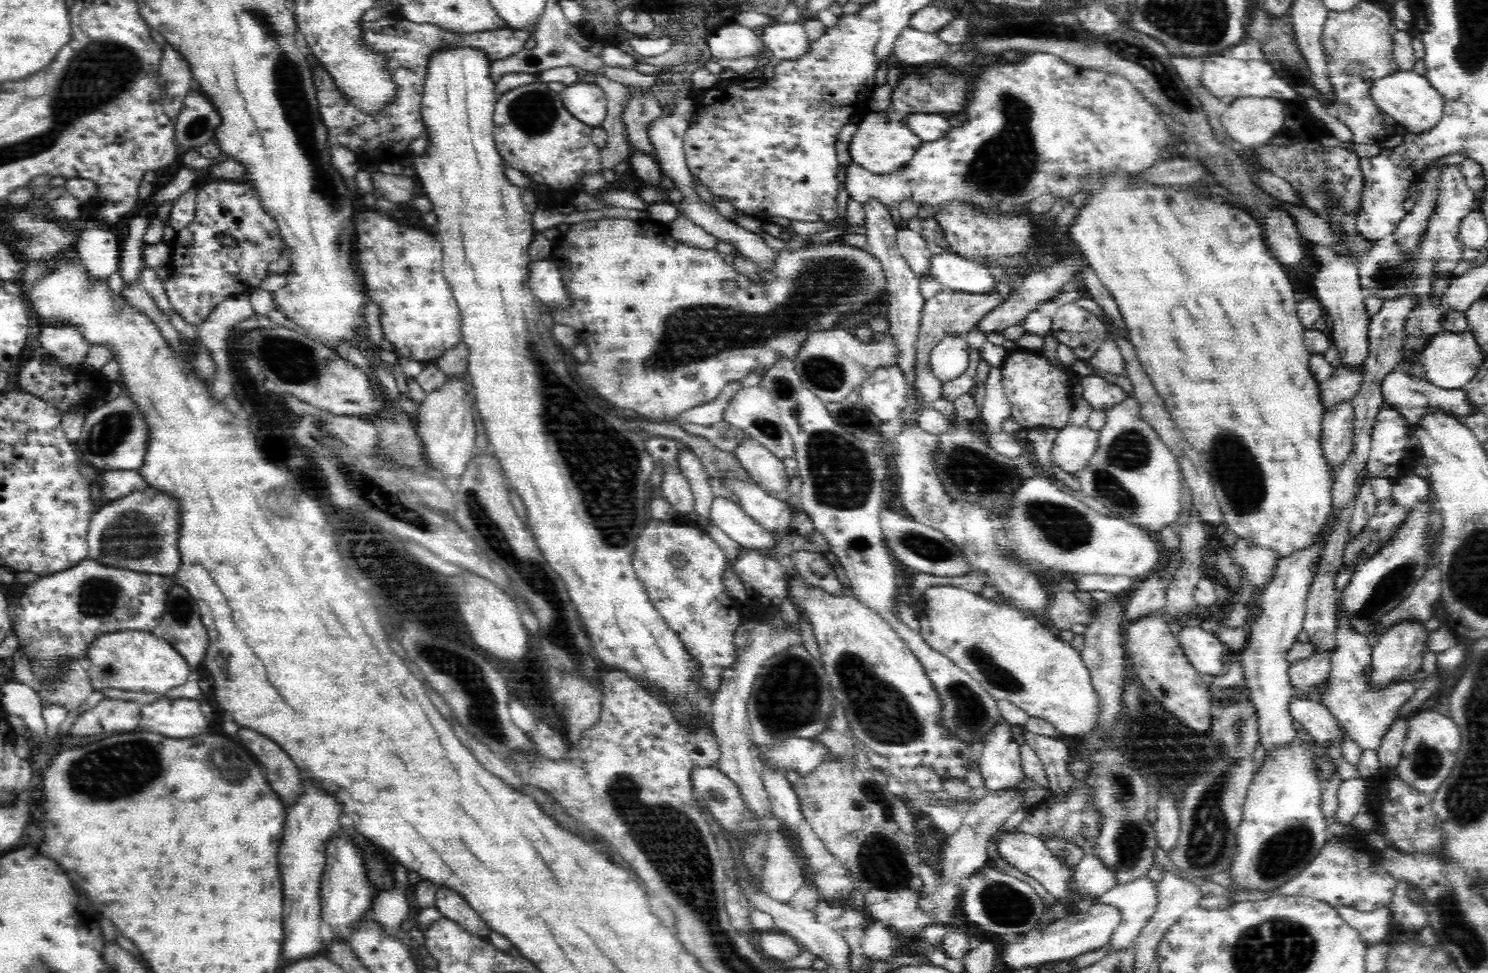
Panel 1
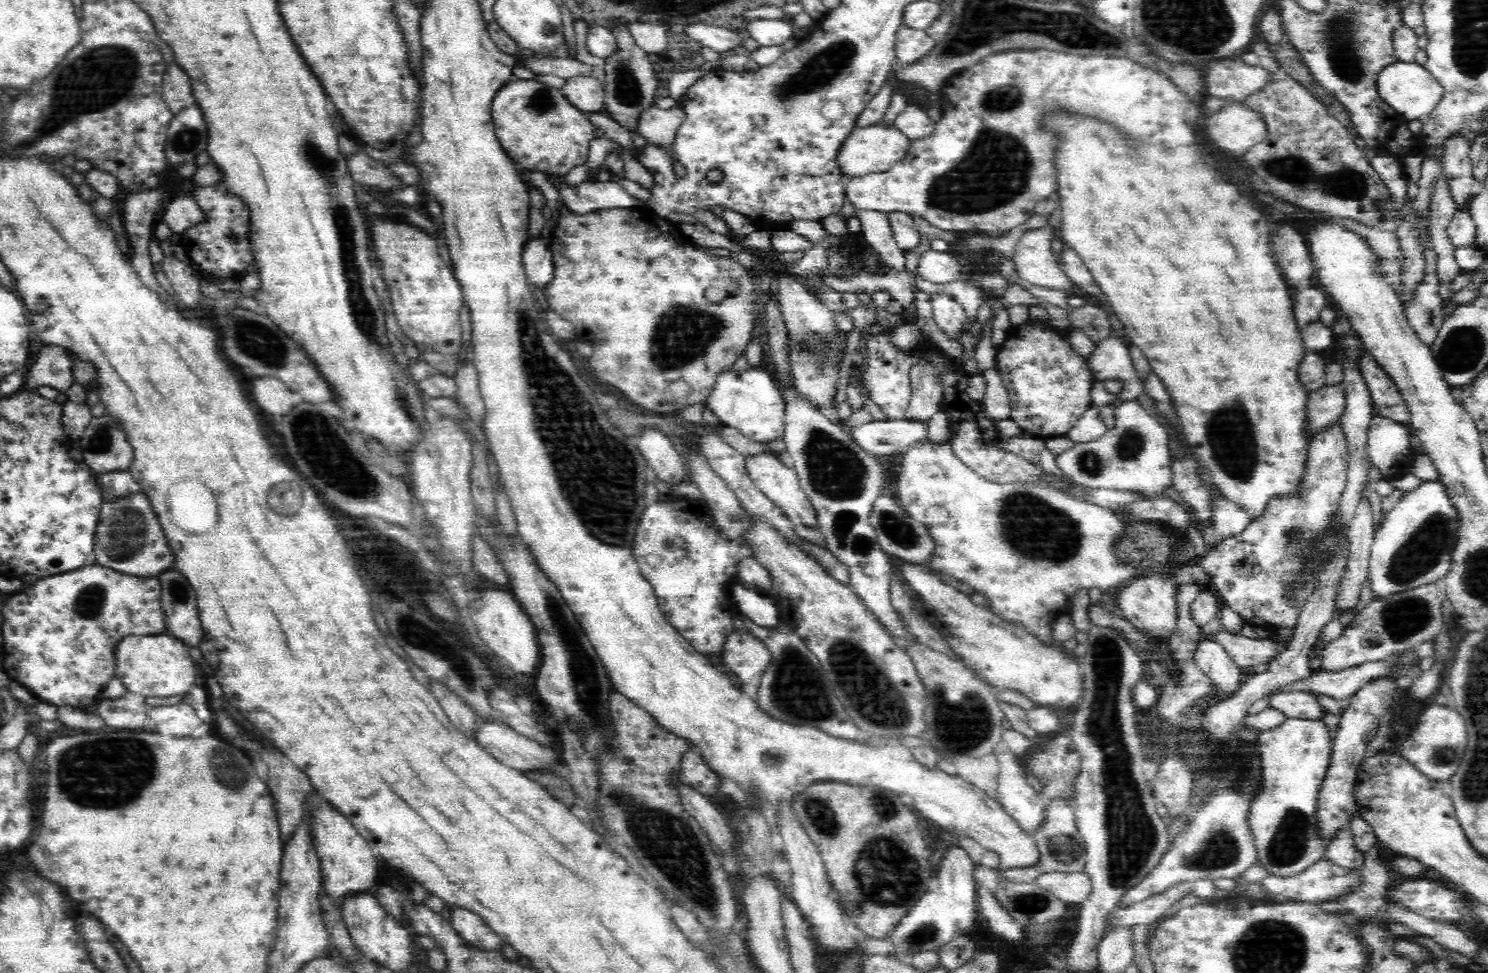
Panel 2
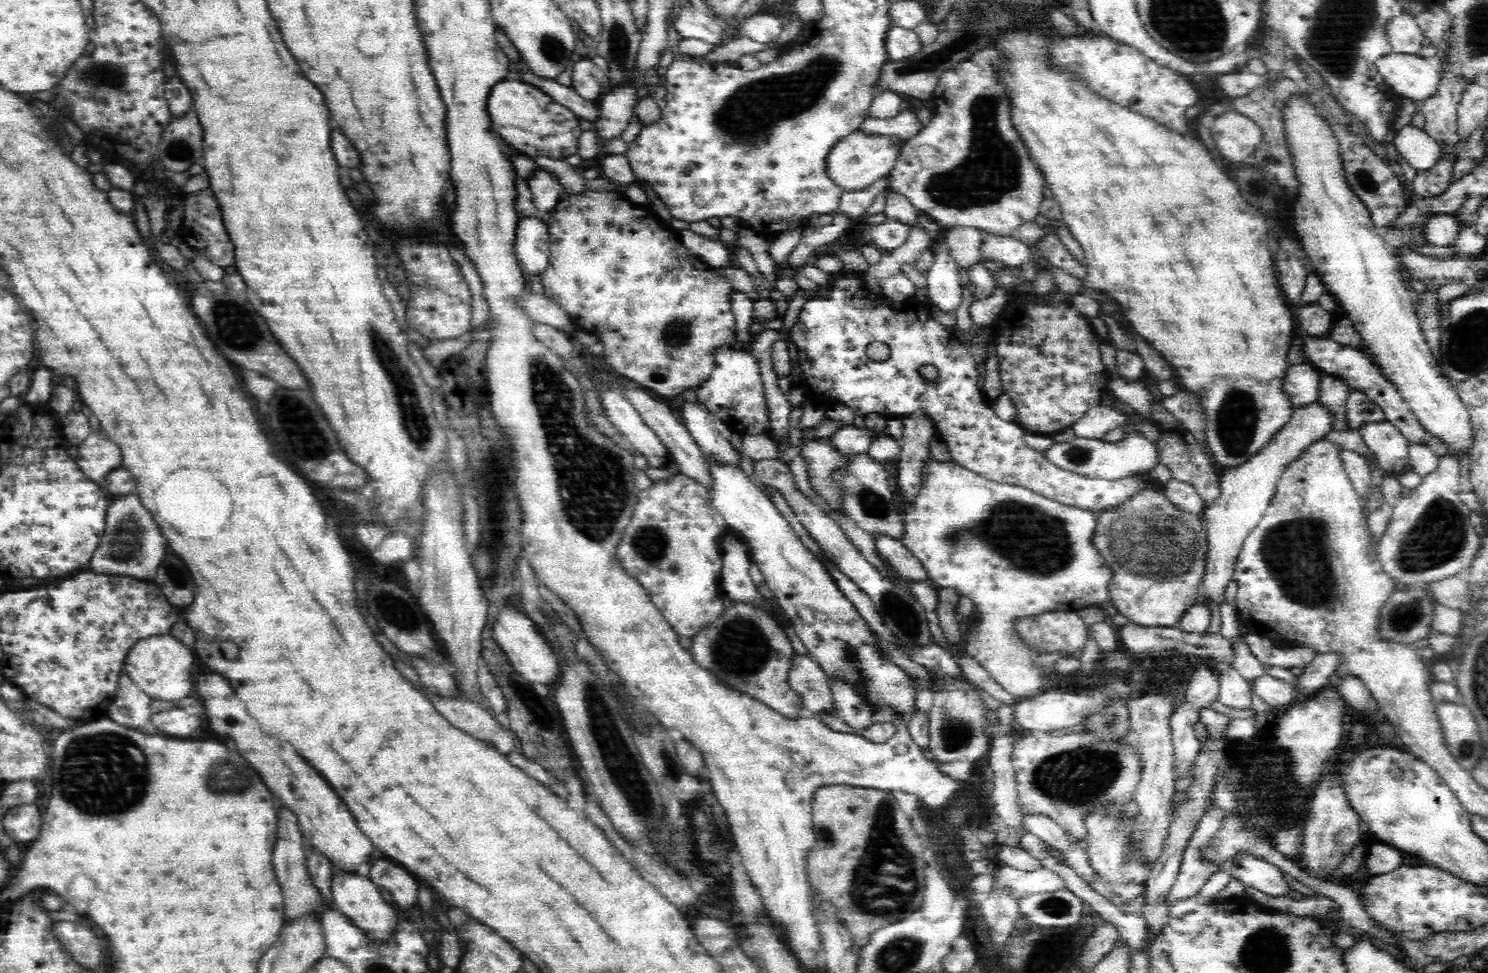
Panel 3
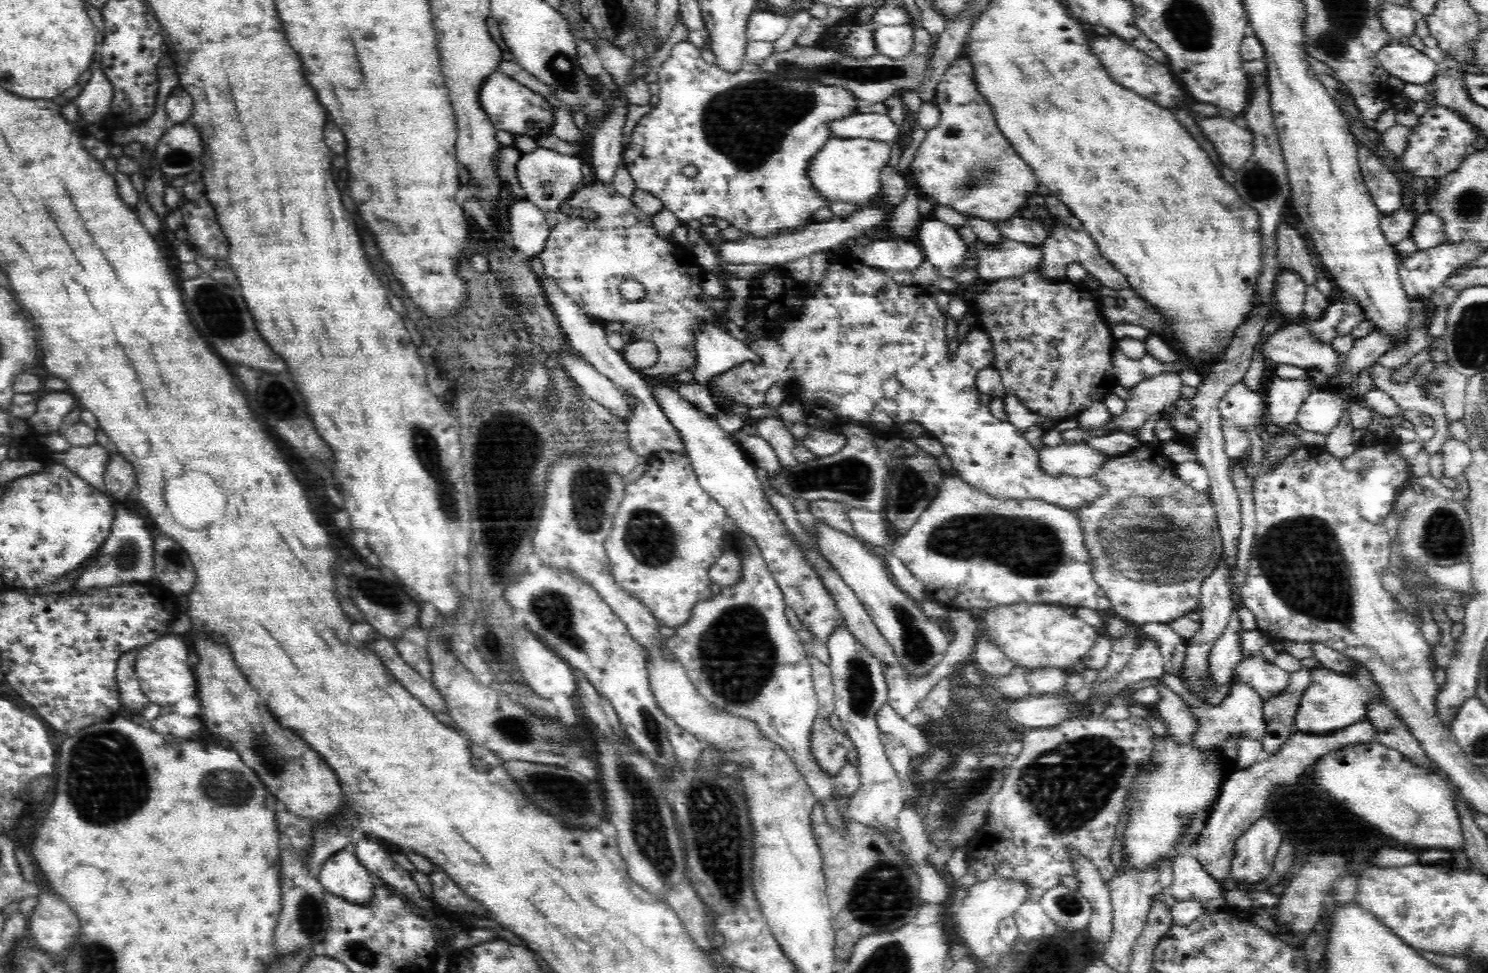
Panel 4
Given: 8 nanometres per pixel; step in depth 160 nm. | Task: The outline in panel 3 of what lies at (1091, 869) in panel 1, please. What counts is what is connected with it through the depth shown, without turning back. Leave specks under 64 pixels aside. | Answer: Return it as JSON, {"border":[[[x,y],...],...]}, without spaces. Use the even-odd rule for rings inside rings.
{"border":[[[1003,865],[994,873],[993,888],[1009,890],[1009,894],[1018,902],[1022,896],[1068,889],[1056,871],[1044,866],[1039,866],[1034,872],[1026,872]]]}

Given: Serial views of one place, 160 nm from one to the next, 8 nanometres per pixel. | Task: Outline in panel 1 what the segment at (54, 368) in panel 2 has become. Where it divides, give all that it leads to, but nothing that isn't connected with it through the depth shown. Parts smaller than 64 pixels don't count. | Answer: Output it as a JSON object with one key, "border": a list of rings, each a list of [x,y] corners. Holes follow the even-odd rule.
{"border":[[[46,323],[40,334],[40,342],[44,350],[54,356],[59,364],[76,366],[84,360],[90,350],[90,343],[84,338],[81,330],[76,327],[66,327],[58,323]]]}

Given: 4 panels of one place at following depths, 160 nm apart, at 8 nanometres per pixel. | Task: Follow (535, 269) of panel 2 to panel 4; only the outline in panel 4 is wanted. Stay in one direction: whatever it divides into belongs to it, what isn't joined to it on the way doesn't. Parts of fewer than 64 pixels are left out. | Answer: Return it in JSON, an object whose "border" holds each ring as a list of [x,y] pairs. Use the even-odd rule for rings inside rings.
{"border":[[[526,199],[514,200],[509,207],[509,242],[526,258],[538,256],[549,237],[545,212]]]}

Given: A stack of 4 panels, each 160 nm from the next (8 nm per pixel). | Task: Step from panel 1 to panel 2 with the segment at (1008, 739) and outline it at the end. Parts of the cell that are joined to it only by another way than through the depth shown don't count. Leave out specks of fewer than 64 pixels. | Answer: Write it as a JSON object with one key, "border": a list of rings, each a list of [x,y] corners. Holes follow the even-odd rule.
{"border":[[[994,752],[994,755],[998,757],[1000,767],[996,795],[1001,806],[1019,822],[1024,832],[1036,832],[1044,822],[1049,799],[1028,784],[1028,770],[1018,756],[1009,752]]]}

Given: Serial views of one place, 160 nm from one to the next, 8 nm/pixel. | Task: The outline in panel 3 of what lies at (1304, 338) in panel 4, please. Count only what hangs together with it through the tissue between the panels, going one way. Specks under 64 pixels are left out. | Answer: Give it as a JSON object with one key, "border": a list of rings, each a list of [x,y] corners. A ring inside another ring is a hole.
{"border":[[[1306,335],[1303,340],[1304,358],[1311,363],[1324,376],[1334,376],[1342,379],[1353,390],[1363,392],[1372,402],[1375,402],[1386,415],[1386,420],[1392,423],[1409,440],[1410,443],[1426,444],[1424,438],[1424,427],[1420,426],[1420,421],[1402,398],[1398,389],[1392,384],[1380,370],[1380,367],[1371,360],[1371,357],[1358,348],[1344,346],[1332,340],[1329,336],[1316,337]]]}

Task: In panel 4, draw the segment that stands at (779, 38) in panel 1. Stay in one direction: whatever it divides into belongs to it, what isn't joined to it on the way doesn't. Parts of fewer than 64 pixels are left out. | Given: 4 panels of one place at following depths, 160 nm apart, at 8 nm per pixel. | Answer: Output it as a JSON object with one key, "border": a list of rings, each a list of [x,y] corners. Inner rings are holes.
{"border":[[[758,9],[748,19],[747,39],[749,41],[774,42],[786,34],[790,15],[783,16],[774,11]]]}

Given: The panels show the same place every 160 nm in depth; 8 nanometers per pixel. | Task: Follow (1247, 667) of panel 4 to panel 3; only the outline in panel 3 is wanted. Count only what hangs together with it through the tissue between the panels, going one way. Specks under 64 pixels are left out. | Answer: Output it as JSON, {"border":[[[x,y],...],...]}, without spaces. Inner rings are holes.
{"border":[[[1268,674],[1255,678],[1251,689],[1254,690],[1256,696],[1271,705],[1274,710],[1284,710],[1286,706],[1290,707],[1303,698],[1297,694],[1294,684]]]}

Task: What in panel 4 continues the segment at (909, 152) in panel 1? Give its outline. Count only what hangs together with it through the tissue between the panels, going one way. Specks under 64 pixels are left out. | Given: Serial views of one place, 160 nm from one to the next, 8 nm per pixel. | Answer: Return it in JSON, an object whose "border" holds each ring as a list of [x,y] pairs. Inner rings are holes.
{"border":[[[832,137],[815,154],[811,160],[808,178],[820,196],[826,196],[830,202],[862,202],[866,203],[881,188],[880,173],[888,166],[892,152],[891,143],[866,138]]]}

